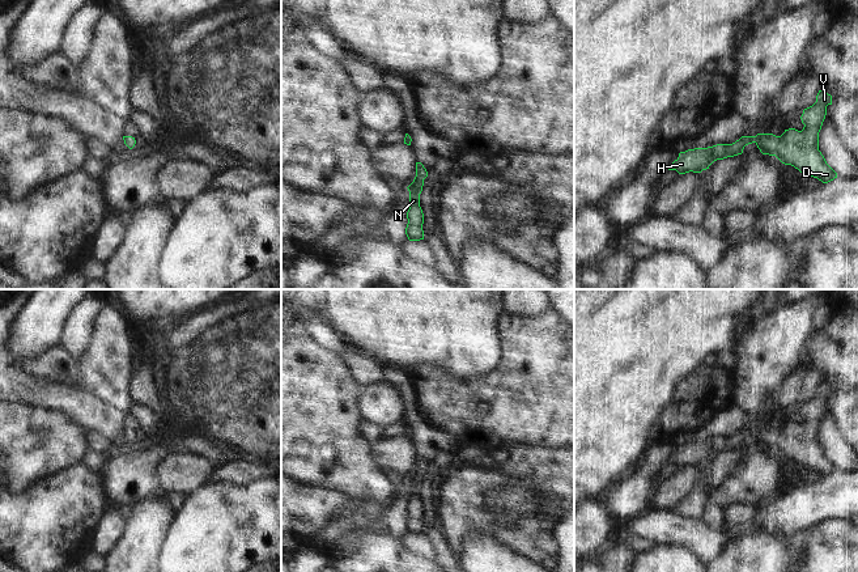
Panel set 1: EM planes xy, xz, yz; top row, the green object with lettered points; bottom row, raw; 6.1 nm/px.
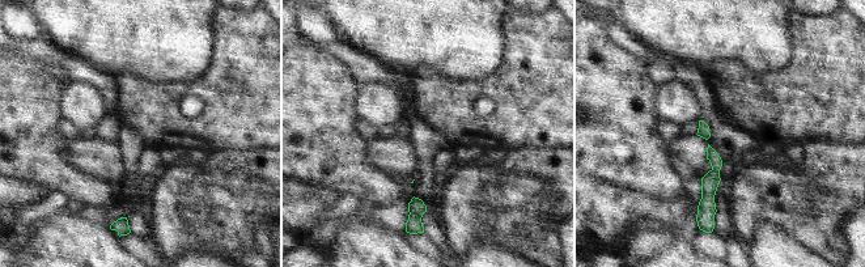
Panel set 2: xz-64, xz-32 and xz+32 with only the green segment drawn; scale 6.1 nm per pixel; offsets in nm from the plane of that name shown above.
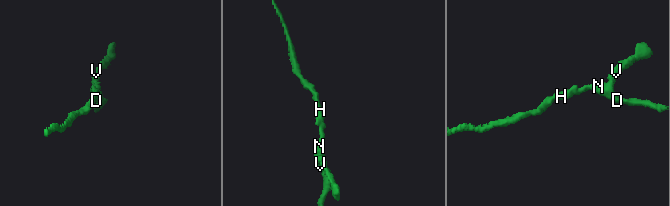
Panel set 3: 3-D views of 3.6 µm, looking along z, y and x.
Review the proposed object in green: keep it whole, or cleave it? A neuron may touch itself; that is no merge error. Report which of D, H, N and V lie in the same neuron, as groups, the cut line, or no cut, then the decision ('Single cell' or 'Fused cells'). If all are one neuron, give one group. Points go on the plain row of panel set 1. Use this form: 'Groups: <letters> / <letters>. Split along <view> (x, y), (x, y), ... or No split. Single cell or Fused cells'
Groups: D H N V. No split. Single cell.

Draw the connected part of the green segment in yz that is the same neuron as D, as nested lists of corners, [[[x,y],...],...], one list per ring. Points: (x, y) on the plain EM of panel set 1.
[[[821,382],[816,389],[816,395],[803,403],[800,412],[804,420],[802,424],[789,421],[781,429],[757,427],[756,429],[742,429],[732,437],[688,442],[679,446],[668,463],[676,463],[679,467],[701,466],[714,454],[742,448],[746,438],[755,436],[763,448],[776,449],[782,457],[791,458],[800,466],[828,476],[837,471],[837,466],[819,444],[819,425],[828,398],[832,398],[832,389]]]

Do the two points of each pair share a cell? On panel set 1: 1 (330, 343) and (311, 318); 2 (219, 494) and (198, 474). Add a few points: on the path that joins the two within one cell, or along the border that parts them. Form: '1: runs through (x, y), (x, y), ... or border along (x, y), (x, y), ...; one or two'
1: runs through (325, 337), (317, 325); one
2: border along (207, 479), (186, 498); two

